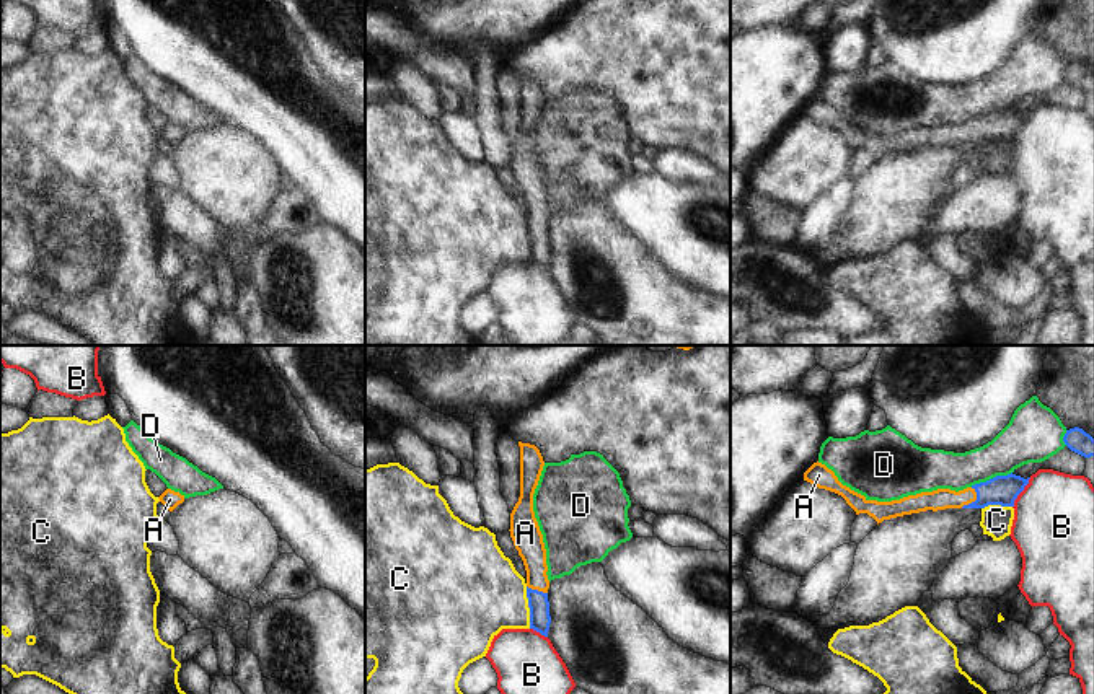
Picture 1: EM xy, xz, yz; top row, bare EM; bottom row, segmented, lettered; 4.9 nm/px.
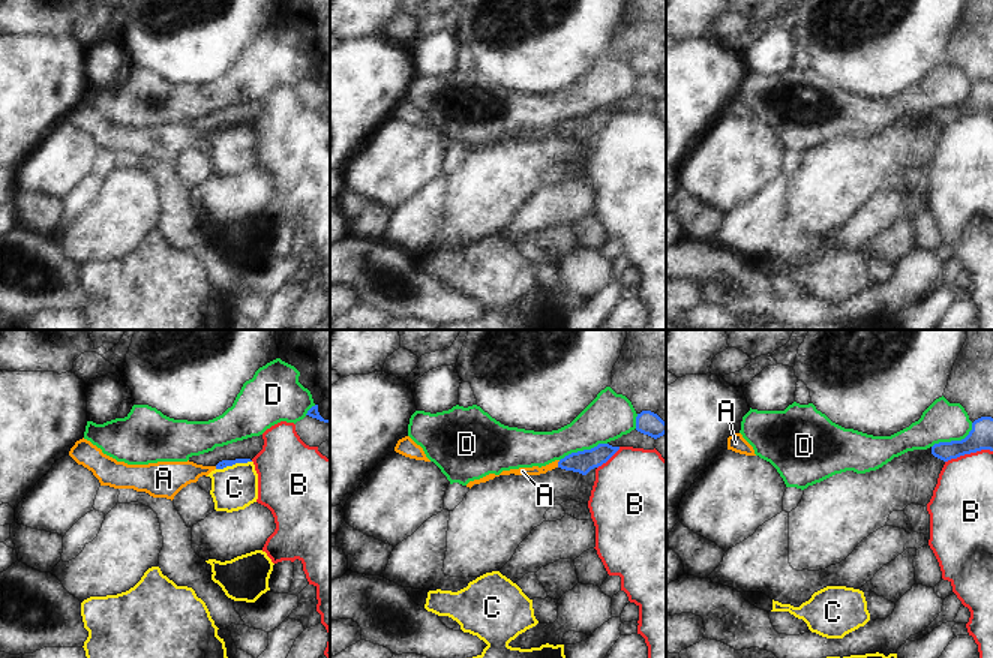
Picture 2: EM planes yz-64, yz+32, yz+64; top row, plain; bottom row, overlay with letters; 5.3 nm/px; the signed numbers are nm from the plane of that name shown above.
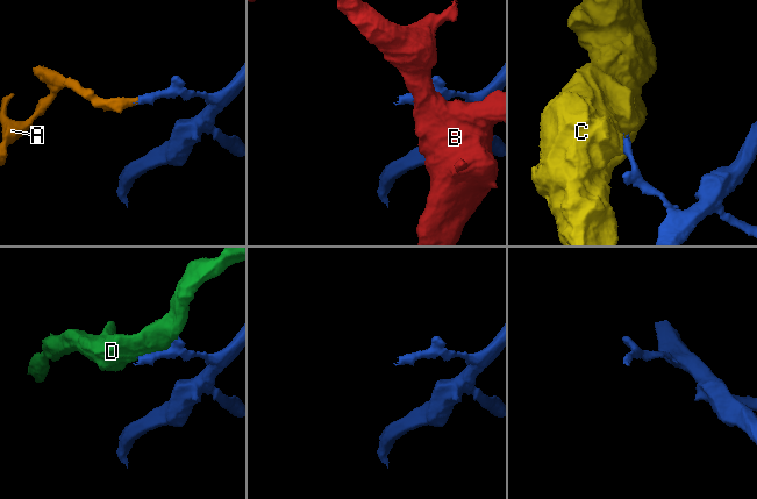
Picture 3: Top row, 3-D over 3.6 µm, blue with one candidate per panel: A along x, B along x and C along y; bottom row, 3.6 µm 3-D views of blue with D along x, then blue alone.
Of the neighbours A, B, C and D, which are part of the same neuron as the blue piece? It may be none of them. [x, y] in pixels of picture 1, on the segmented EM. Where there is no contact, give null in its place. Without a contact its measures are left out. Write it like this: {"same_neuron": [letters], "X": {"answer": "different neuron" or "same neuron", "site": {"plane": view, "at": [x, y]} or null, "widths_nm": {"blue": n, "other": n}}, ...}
{"same_neuron": ["A"], "A": {"answer": "same neuron", "site": {"plane": "yz", "at": [975, 500]}, "widths_nm": {"blue": 150, "other": 110}}, "B": {"answer": "different neuron", "site": {"plane": "yz", "at": [1021, 491]}, "widths_nm": {"blue": 150, "other": 400}}, "C": {"answer": "different neuron", "site": {"plane": "xz", "at": [529, 606]}, "widths_nm": {"blue": 110, "other": 420}}, "D": {"answer": "different neuron", "site": {"plane": "yz", "at": [990, 479]}, "widths_nm": {"blue": 150, "other": 220}}}

